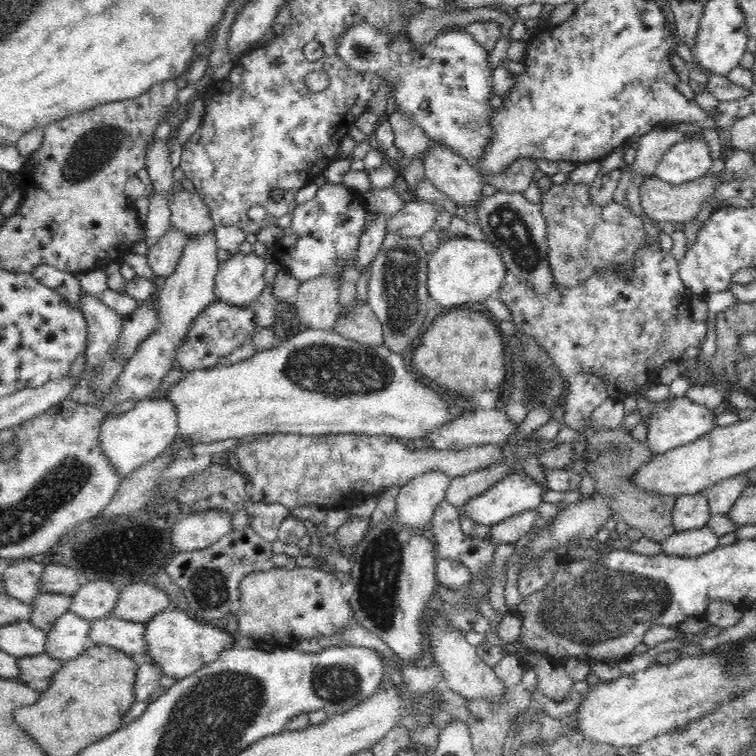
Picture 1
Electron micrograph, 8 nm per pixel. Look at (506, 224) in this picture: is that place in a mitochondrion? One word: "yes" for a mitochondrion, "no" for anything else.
yes

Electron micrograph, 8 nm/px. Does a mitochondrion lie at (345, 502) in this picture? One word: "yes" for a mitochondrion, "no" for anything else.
no

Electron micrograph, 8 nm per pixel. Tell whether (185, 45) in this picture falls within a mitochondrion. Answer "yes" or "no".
no

